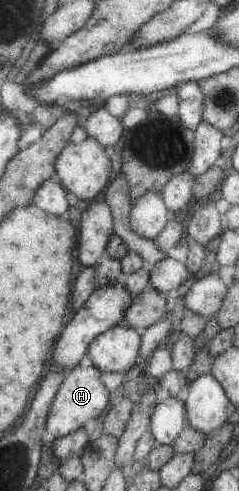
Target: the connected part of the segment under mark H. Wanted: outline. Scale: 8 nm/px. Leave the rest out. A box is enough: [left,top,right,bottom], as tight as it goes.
[45,364,113,440]

